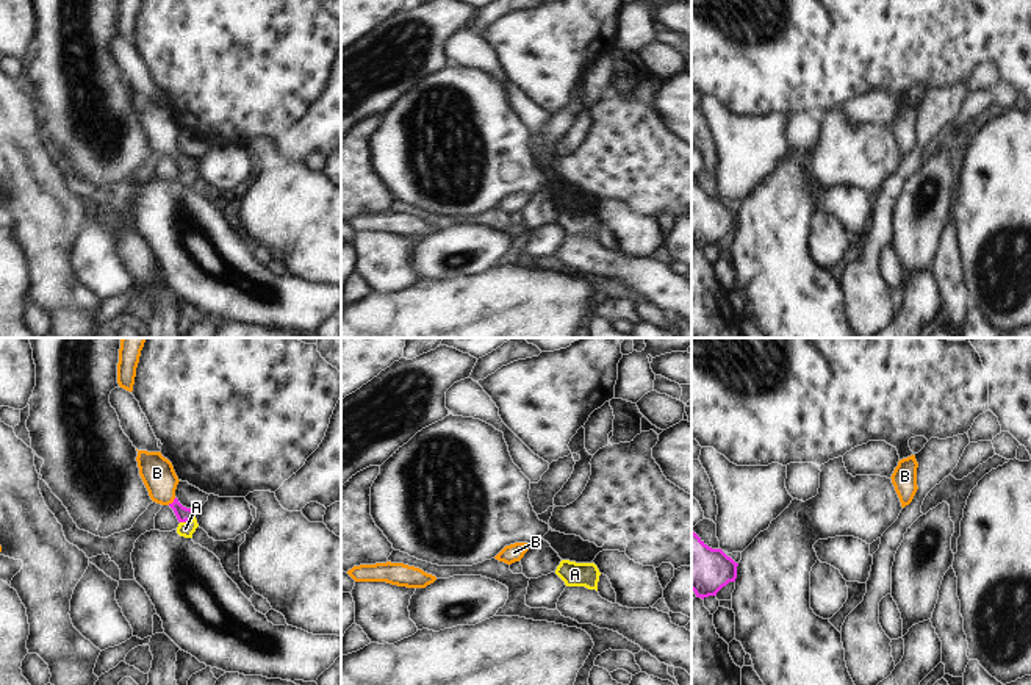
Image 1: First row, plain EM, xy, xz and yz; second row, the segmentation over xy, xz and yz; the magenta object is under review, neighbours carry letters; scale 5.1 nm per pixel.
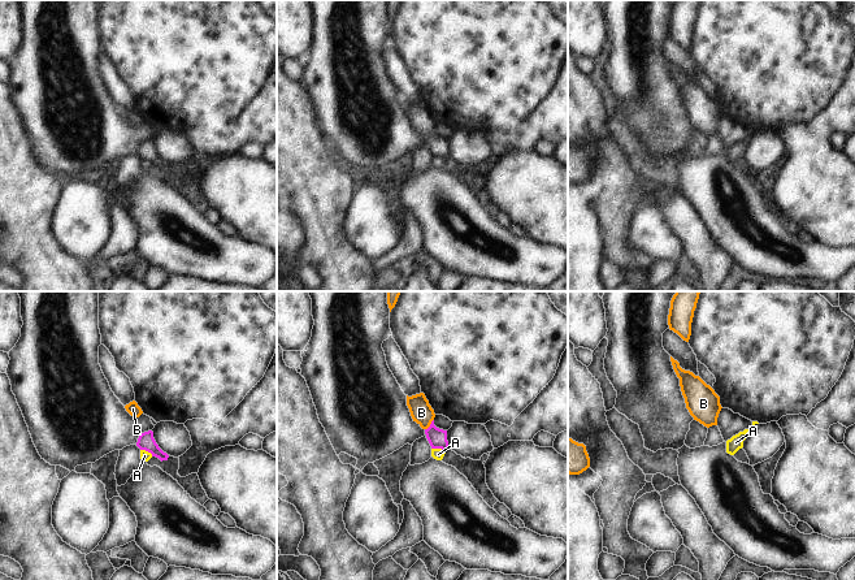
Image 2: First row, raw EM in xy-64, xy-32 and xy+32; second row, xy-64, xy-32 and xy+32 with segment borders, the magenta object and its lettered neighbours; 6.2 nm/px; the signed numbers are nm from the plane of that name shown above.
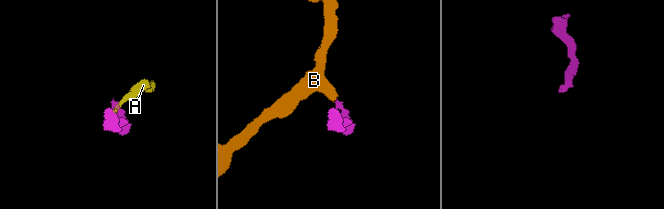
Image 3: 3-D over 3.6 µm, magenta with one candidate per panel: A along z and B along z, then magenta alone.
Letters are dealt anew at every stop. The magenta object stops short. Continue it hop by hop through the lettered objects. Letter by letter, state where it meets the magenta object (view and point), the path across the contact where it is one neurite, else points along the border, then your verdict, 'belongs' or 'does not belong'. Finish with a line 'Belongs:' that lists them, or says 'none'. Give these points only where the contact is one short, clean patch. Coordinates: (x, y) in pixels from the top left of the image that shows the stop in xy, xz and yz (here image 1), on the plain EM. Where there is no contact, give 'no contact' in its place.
A: xy (186, 169) | along xy (194, 164), (180, 172) | does not belong
B: xy (172, 152) | across xy (182, 163), (172, 152), (163, 143), (157, 122) | belongs
Belongs: B

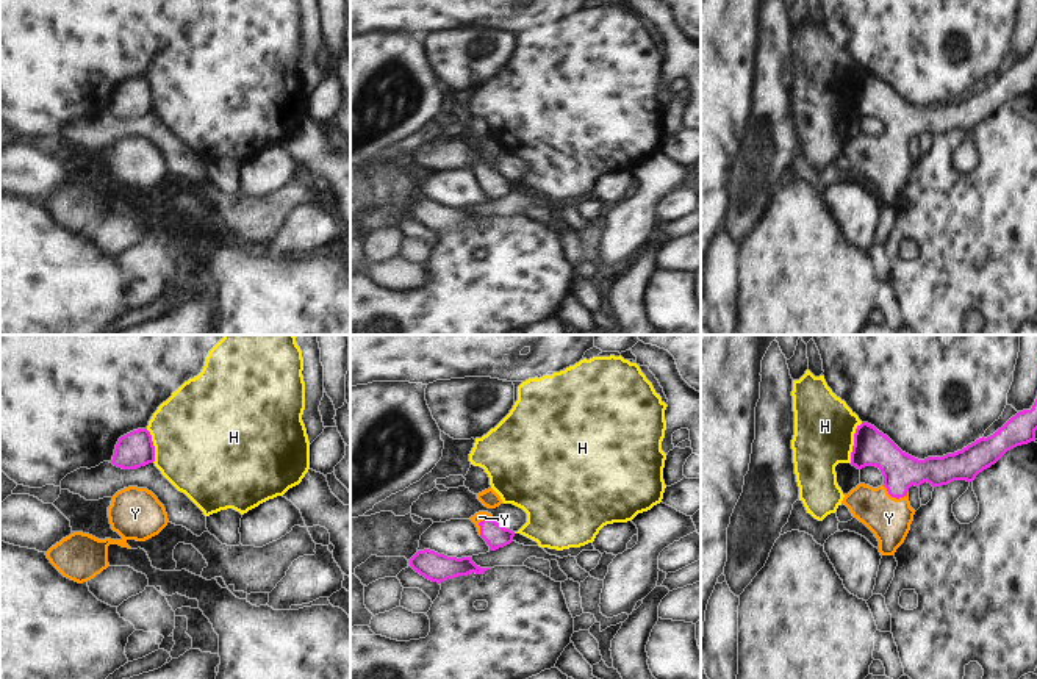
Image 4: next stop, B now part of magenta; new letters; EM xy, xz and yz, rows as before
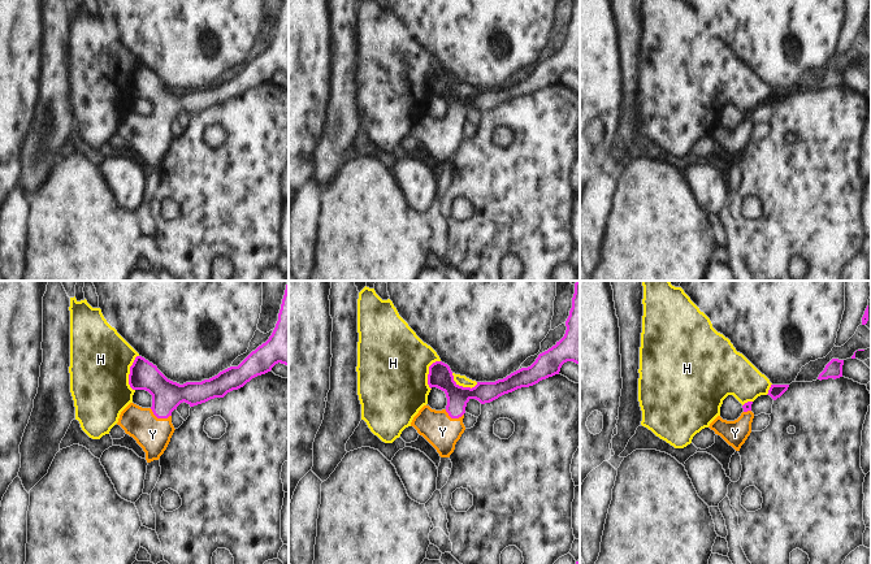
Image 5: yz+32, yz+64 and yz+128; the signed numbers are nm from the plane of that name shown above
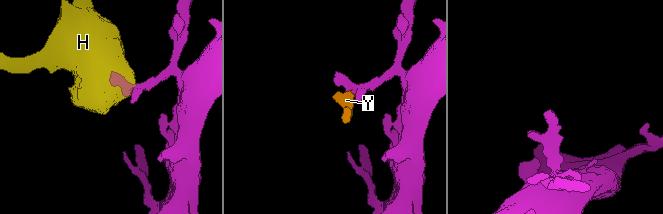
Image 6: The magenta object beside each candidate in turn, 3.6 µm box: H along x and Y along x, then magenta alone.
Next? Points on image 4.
H: yz (854, 93) | does not belong
Y: yz (895, 146) | across yz (900, 119), (895, 146), (889, 152), (889, 168) | belongs
Belongs: Y

